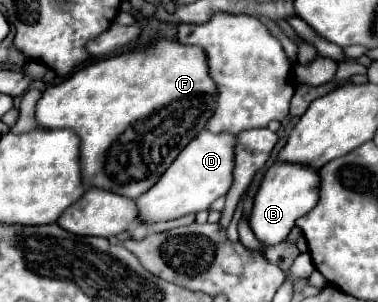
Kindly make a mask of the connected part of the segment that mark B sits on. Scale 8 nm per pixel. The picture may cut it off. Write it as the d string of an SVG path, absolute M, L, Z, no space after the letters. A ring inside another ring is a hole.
M277 161L265 175L253 203L251 229L263 245L275 245L287 239L295 221L315 207L319 201L319 169L301 163Z

